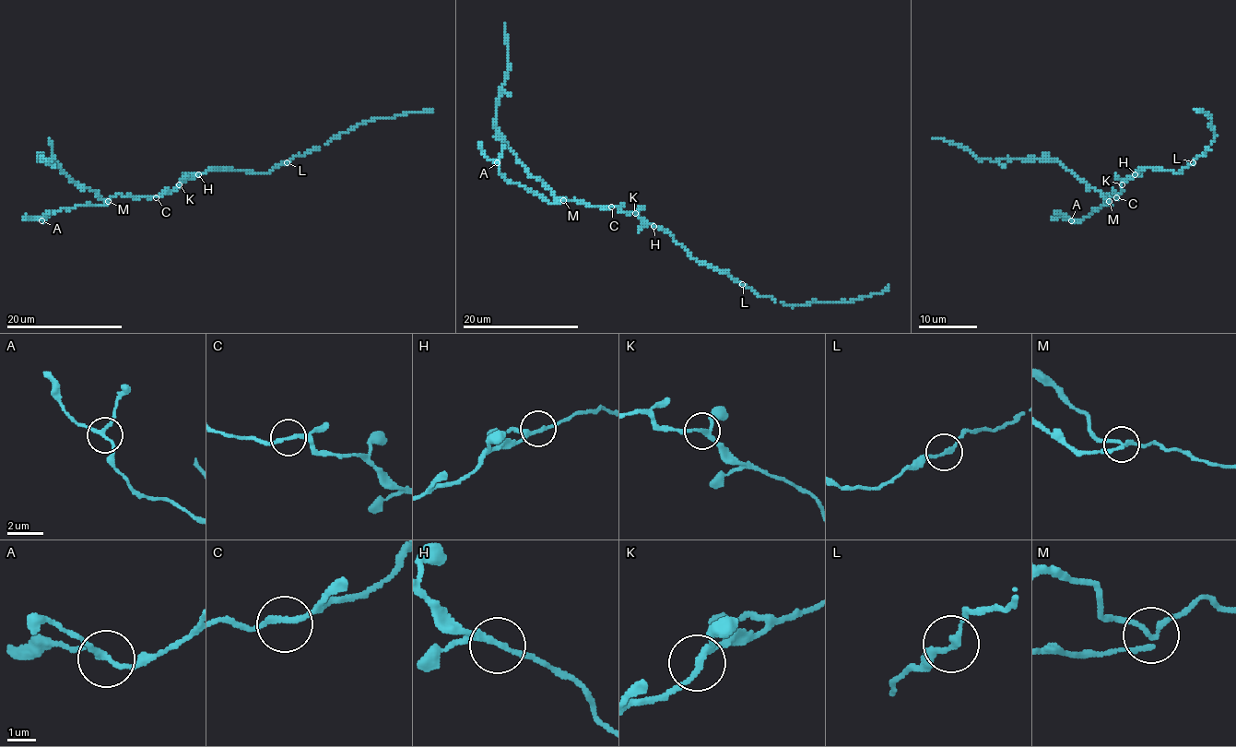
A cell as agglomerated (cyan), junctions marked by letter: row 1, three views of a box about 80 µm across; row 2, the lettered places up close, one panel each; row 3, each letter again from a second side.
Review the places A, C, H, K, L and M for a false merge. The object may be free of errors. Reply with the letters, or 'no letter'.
M

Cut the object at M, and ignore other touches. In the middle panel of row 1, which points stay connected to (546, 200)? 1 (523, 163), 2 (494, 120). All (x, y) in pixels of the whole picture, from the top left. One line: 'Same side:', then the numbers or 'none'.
Same side: none

